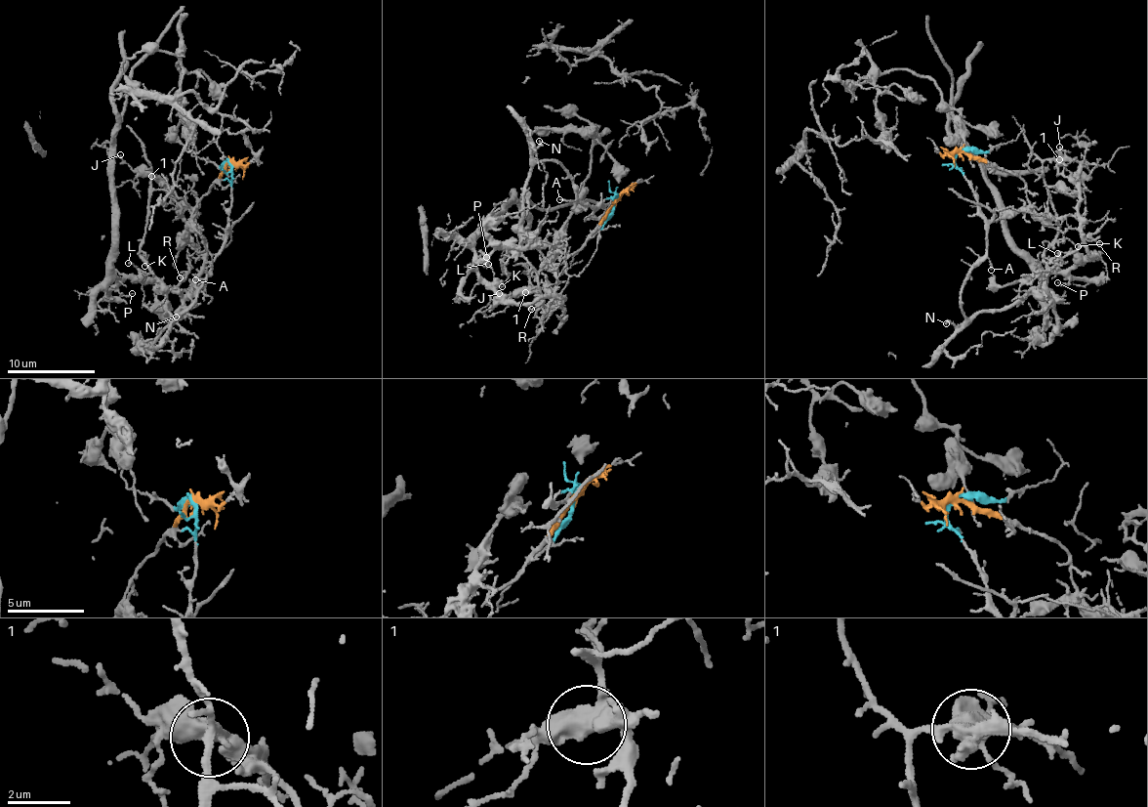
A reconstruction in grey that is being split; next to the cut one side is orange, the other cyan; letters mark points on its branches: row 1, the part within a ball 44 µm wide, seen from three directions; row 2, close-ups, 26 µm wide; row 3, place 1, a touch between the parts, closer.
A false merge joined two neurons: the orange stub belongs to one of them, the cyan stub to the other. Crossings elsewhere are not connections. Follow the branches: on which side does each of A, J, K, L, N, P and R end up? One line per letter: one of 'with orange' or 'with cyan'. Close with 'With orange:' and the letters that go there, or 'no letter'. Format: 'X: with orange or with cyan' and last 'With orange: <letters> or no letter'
A: with cyan
J: with orange
K: with cyan
L: with orange
N: with cyan
P: with orange
R: with cyan
With orange: J, L, P

